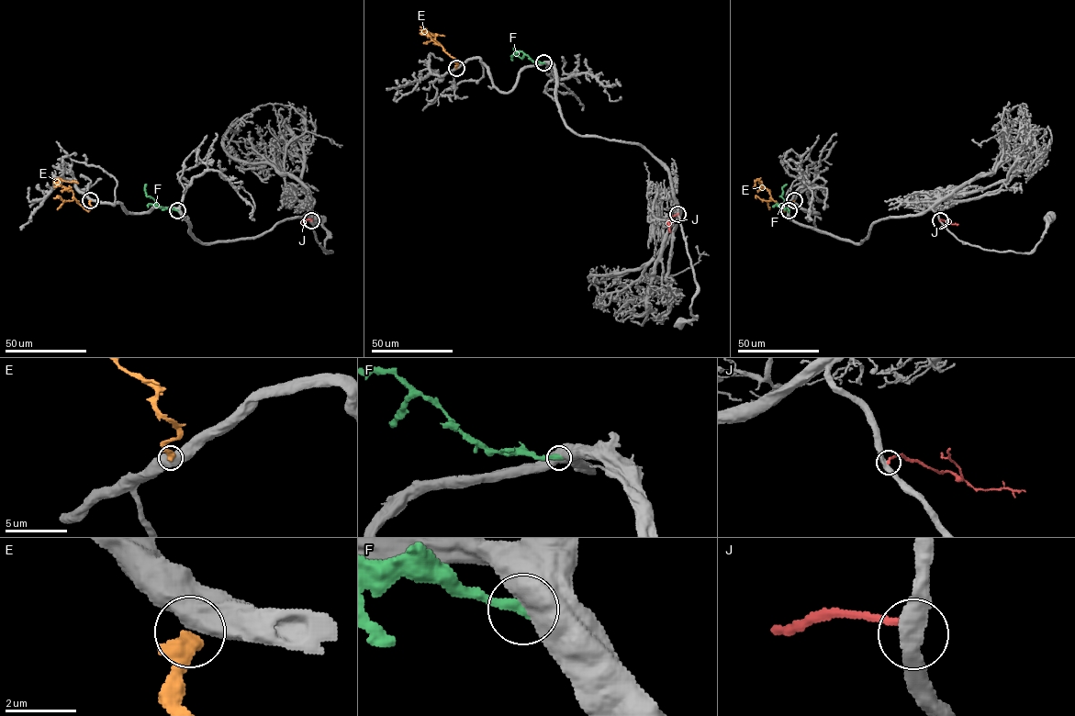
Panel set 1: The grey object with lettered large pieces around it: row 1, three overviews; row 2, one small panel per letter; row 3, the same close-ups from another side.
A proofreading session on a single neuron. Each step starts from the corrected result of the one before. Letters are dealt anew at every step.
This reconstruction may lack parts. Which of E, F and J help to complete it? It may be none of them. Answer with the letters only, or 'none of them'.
none of them

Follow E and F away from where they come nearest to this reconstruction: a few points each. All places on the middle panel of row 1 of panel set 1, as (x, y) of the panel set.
E: (456, 68), (454, 59), (438, 42), (419, 33), (444, 36)
F: (543, 62), (534, 62), (525, 54), (520, 58), (513, 54), (512, 61)

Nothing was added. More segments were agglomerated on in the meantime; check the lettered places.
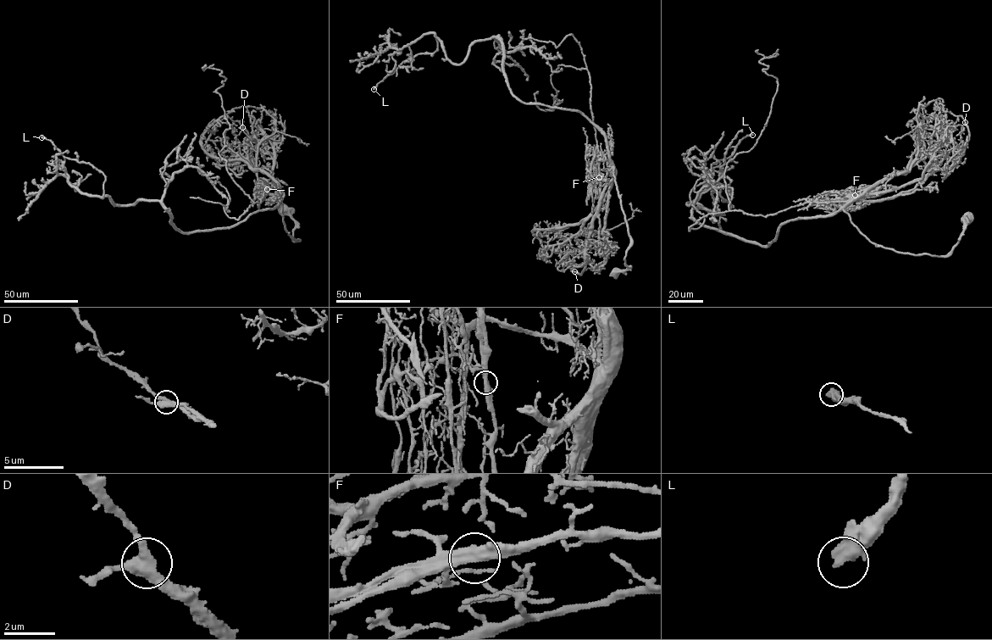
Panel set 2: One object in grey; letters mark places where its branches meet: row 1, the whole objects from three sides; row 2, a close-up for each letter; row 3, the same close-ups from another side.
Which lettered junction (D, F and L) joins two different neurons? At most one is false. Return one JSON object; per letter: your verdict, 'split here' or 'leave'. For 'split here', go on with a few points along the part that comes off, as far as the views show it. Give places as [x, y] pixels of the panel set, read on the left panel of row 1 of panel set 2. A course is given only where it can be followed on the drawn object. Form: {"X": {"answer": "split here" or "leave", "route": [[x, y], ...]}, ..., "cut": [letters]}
{"D": {"answer": "leave"}, "F": {"answer": "split here", "route": [[267, 189], [257, 207], [218, 154], [229, 126], [215, 90], [225, 79], [218, 69], [203, 70], [206, 64]]}, "L": {"answer": "leave"}, "cut": ["F"]}

